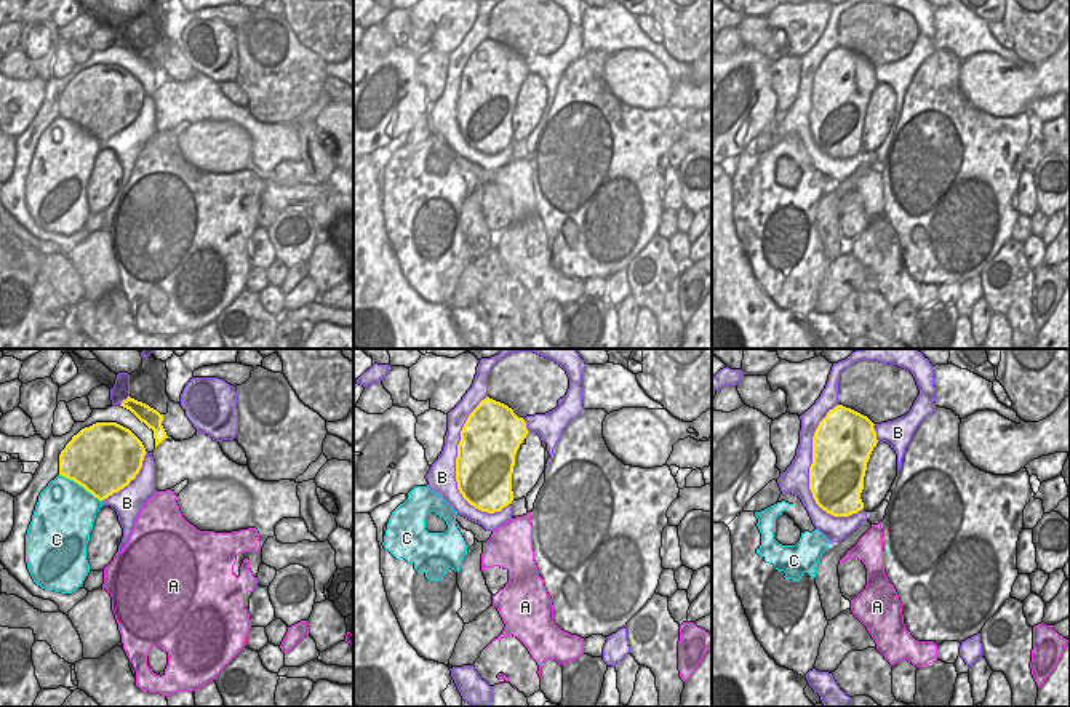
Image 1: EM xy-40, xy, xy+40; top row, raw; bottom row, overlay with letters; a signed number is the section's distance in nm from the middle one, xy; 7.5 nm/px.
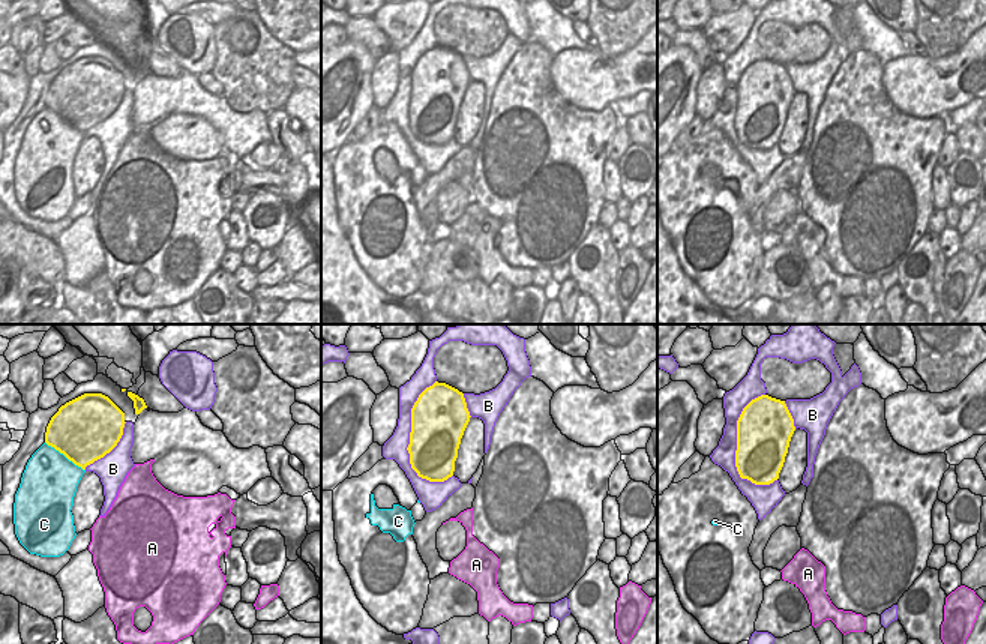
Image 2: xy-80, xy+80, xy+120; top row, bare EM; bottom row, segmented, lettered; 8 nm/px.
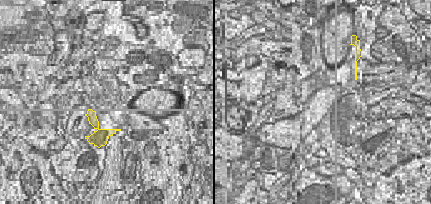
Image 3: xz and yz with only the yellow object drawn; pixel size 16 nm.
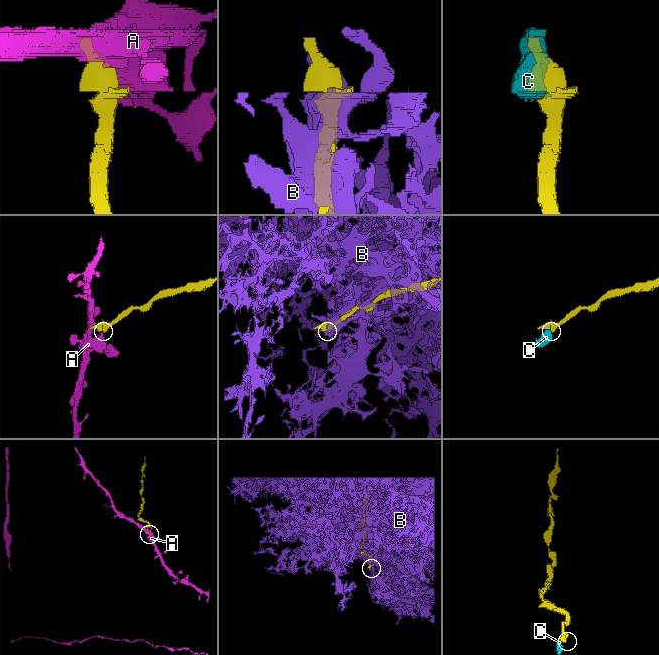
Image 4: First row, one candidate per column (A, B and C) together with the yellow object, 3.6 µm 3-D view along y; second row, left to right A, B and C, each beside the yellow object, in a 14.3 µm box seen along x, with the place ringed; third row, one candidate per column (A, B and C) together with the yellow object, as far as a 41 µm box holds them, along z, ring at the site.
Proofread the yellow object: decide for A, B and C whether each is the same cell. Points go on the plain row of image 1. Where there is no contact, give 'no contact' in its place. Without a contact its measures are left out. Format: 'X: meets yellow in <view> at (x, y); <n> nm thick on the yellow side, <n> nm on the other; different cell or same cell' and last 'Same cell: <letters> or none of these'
A: no contact; different cell
B: meets yellow in xy at (456, 103); 440 nm thick on the yellow side, 220 nm on the other; different cell
C: meets yellow in xy-40 at (80, 127); 500 nm thick on the yellow side, 440 nm on the other; same cell
Same cell: C

